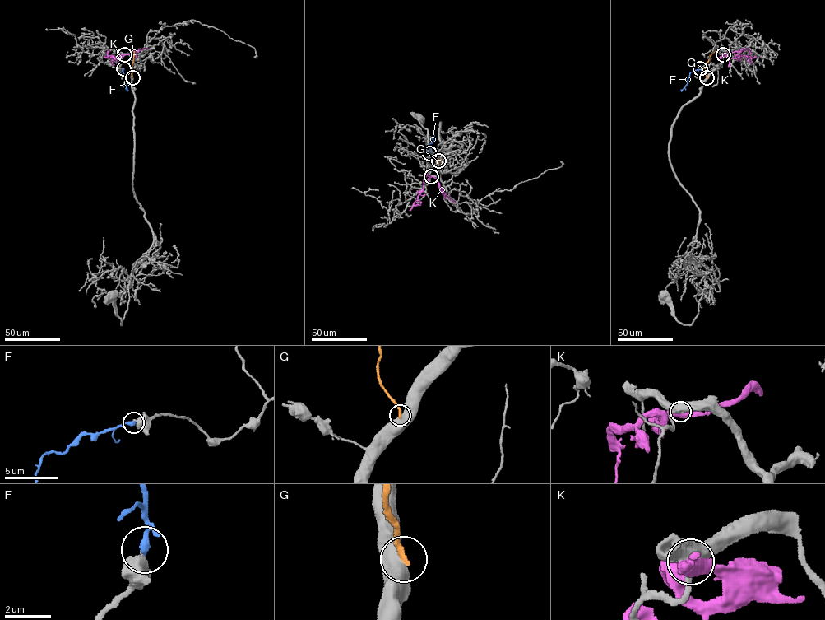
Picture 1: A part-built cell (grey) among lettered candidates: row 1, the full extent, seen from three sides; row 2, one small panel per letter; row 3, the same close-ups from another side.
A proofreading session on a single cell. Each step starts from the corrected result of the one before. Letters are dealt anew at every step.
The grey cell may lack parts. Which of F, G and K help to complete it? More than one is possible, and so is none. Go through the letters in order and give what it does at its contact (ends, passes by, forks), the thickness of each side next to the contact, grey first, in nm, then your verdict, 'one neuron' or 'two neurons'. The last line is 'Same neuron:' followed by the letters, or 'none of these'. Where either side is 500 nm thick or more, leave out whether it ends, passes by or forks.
F: 500 nm thick on the grey side, 340 nm on the other; two neurons
G: 750 nm thick on the grey side, 240 nm on the other; two neurons
K: 550 nm thick on the grey side, 550 nm on the other; two neurons
Same neuron: none of these

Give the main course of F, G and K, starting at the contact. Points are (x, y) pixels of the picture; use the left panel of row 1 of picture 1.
F: (123, 68), (127, 91)
G: (132, 77), (134, 51)
K: (124, 54), (117, 58), (112, 56), (107, 58), (114, 65)

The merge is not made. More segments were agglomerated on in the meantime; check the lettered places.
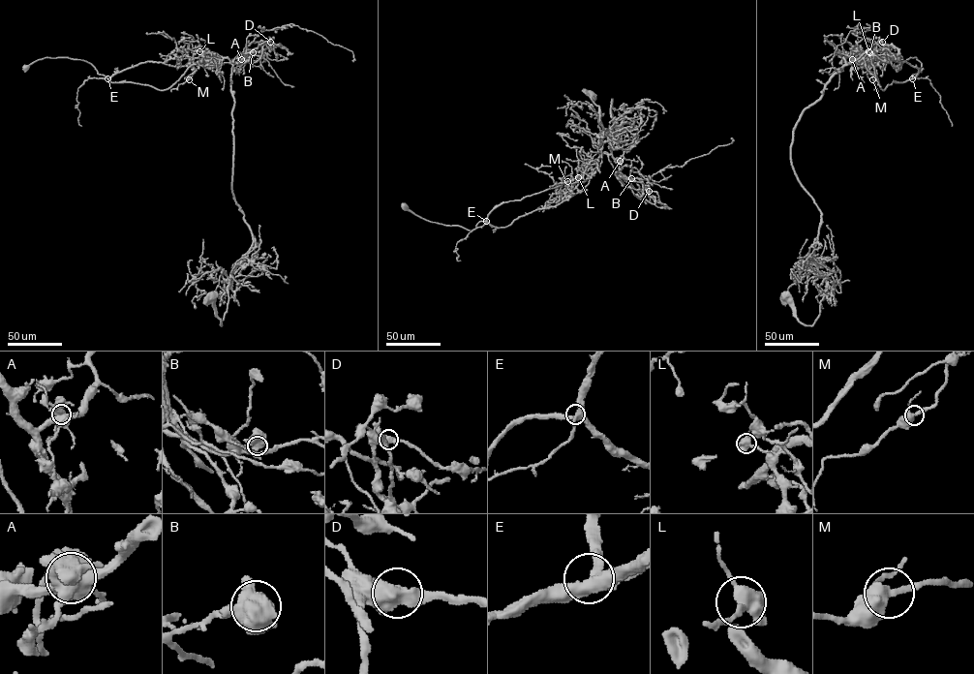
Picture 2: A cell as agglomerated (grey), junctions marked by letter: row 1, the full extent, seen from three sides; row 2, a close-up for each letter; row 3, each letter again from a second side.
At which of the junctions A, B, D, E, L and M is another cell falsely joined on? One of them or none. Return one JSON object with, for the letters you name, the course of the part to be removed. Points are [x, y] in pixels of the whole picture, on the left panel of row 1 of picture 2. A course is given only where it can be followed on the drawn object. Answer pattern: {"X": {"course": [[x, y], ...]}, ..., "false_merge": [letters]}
{"A": {"course": [[241, 59], [192, 64], [163, 90], [110, 81], [79, 59], [45, 58], [24, 72]]}, "false_merge": ["A"]}

